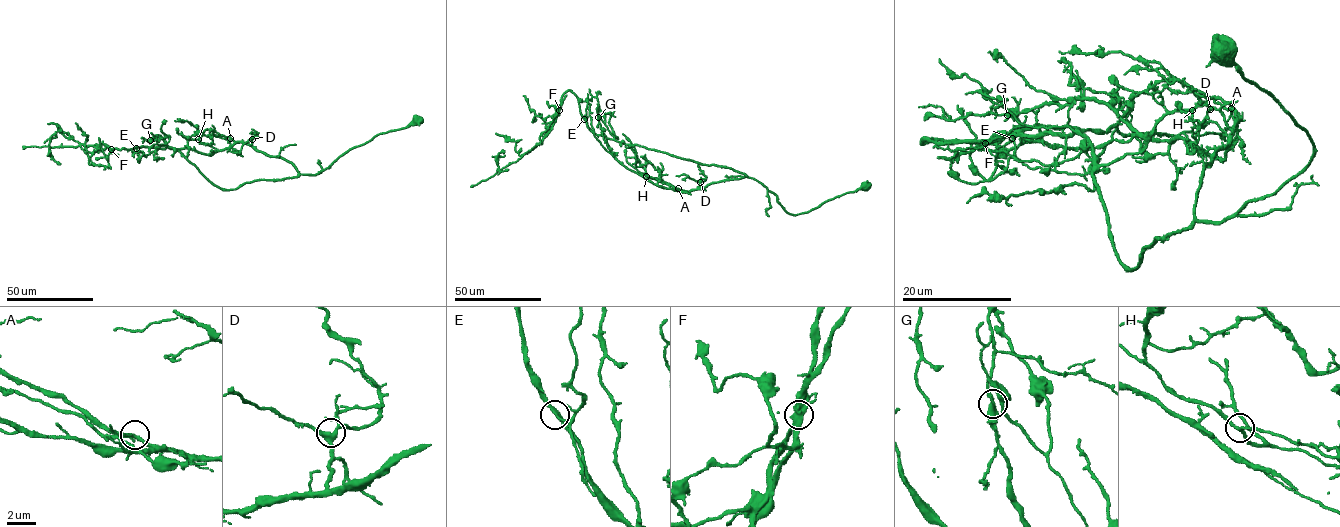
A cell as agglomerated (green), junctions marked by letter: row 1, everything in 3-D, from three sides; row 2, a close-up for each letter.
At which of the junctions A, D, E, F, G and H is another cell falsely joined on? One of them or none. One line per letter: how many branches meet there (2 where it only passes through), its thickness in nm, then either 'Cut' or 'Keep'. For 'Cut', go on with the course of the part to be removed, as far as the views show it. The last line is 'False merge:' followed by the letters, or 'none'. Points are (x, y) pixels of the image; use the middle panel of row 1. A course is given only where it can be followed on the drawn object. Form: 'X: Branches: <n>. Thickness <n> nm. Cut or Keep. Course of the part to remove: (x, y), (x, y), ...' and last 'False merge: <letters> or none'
A: Branches: 3. Thickness 240 nm. Keep
D: Branches: 3. Thickness 340 nm. Keep
E: Branches: 3. Thickness 240 nm. Keep
F: Branches: 3. Thickness 480 nm. Cut. Course of the part to remove: (559, 110), (541, 144)
G: Branches: 3. Thickness 360 nm. Keep
H: Branches: 3. Thickness 220 nm. Keep
False merge: F

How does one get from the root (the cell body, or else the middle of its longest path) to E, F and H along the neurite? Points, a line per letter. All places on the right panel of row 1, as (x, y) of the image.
E: (1224, 52), (1309, 134), (1313, 157), (1221, 222), (1157, 238), (1134, 269), (1116, 256), (1088, 141), (1012, 138)
F: (1224, 52), (1313, 157), (1221, 222), (1157, 238), (1134, 269), (1083, 135), (923, 140), (984, 142)
H: (1224, 52), (1309, 134), (1311, 160), (1270, 196), (1201, 222), (1203, 168), (1239, 118), (1199, 96), (1192, 111)

